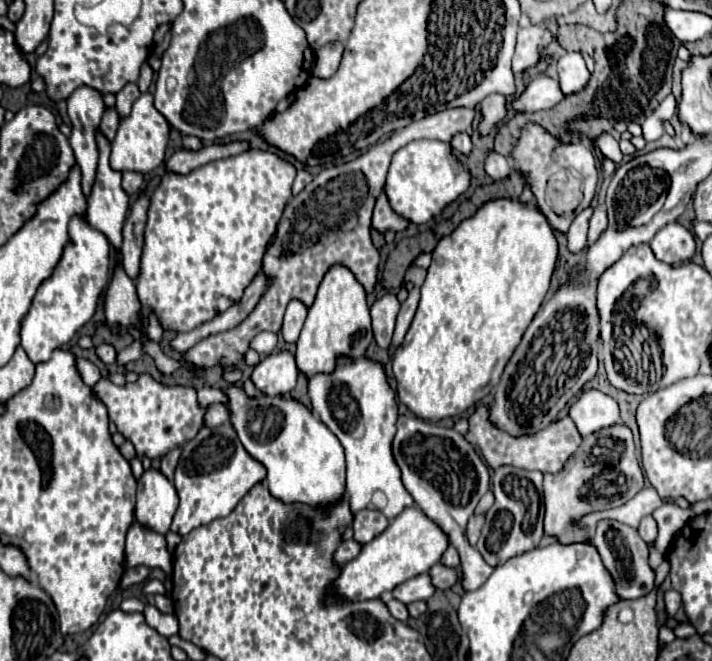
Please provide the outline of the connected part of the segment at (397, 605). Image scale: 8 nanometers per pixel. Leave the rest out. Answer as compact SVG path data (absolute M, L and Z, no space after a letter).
M392 597L386 599L386 605L388 605L390 613L392 613L398 621L402 621L402 623L408 621L408 609L406 609L406 605L402 605L400 601L396 601L396 599L392 599Z

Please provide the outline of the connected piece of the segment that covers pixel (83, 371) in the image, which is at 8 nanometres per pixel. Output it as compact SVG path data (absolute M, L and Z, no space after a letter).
M78 359L78 371L80 371L80 375L82 375L84 383L86 383L86 385L90 385L90 387L94 387L94 385L102 379L102 375L100 375L98 367L96 367L94 363L86 361L86 359Z

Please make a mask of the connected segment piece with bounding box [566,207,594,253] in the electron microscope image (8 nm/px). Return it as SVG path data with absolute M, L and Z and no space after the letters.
M594 207L584 209L584 211L574 219L574 223L570 225L570 231L566 233L566 237L568 237L568 249L570 249L572 253L582 251L582 249L586 247L586 233L588 233L590 213L594 213Z

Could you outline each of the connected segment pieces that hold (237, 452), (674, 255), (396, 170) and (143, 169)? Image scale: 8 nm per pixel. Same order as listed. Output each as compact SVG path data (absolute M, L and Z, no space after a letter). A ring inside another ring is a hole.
M230 423L214 429L200 429L198 435L182 447L182 455L176 467L174 485L180 497L180 505L174 515L170 531L186 535L200 525L208 525L218 517L230 515L238 505L238 501L256 483L264 479L266 479L264 465L254 461L246 453ZM186 471L202 471L202 473L186 473Z
M670 223L654 235L654 239L650 241L650 247L656 259L668 265L680 265L694 259L696 237L690 229L682 227L680 223Z
M422 139L410 141L410 145L404 145L394 153L384 189L396 213L404 215L412 223L426 223L436 217L448 203L460 197L468 189L468 183L470 173L452 155L450 143Z
M142 93L134 101L130 115L120 121L118 133L116 133L114 141L112 141L112 155L110 155L112 169L118 169L118 171L132 169L132 171L140 171L140 173L150 173L158 165L162 165L164 153L166 153L166 145L168 145L170 125L154 109L154 103L152 101L154 101L152 93Z

